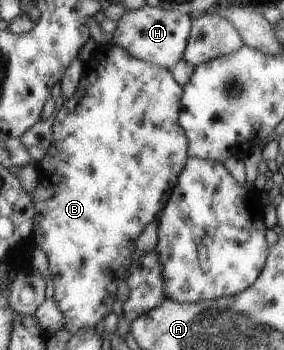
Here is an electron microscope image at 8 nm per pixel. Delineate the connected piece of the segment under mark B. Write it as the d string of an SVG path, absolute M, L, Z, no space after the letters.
M100 44L93 56L83 63L83 75L75 95L65 100L59 113L55 116L52 125L51 147L42 160L36 164L38 171L38 182L35 190L31 193L34 201L35 215L32 235L27 244L28 248L39 247L45 252L48 259L50 277L54 281L53 299L58 305L65 318L63 327L76 334L79 330L95 328L96 324L105 318L111 311L113 303L117 300L117 289L119 283L128 278L127 270L132 265L132 255L136 246L137 238L142 234L144 227L147 227L156 217L160 215L177 183L179 174L185 167L188 154L188 139L186 131L178 122L180 101L183 95L182 85L179 85L173 77L172 70L161 67L133 57L122 47Z

